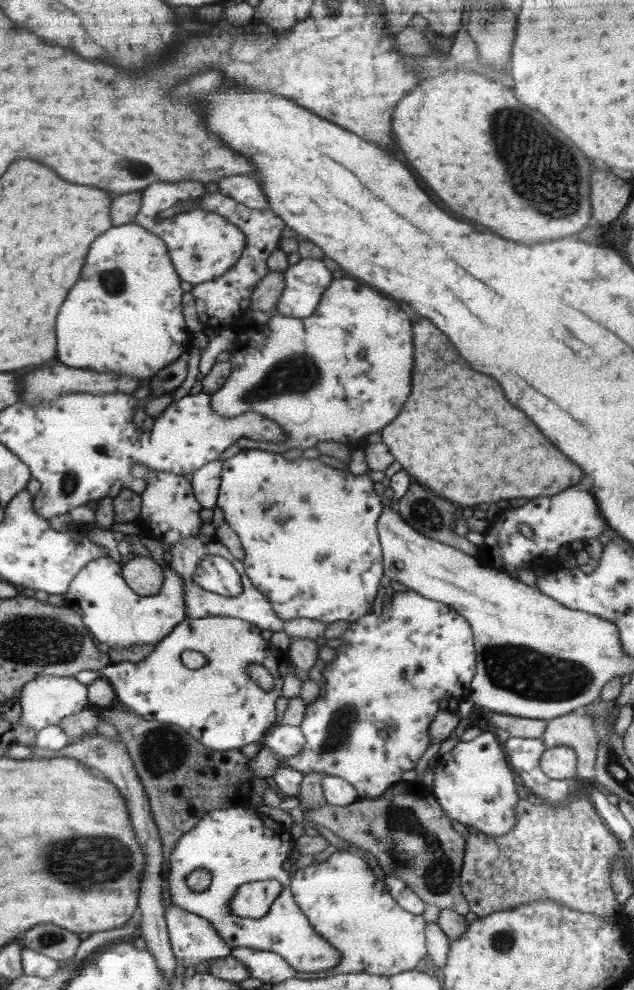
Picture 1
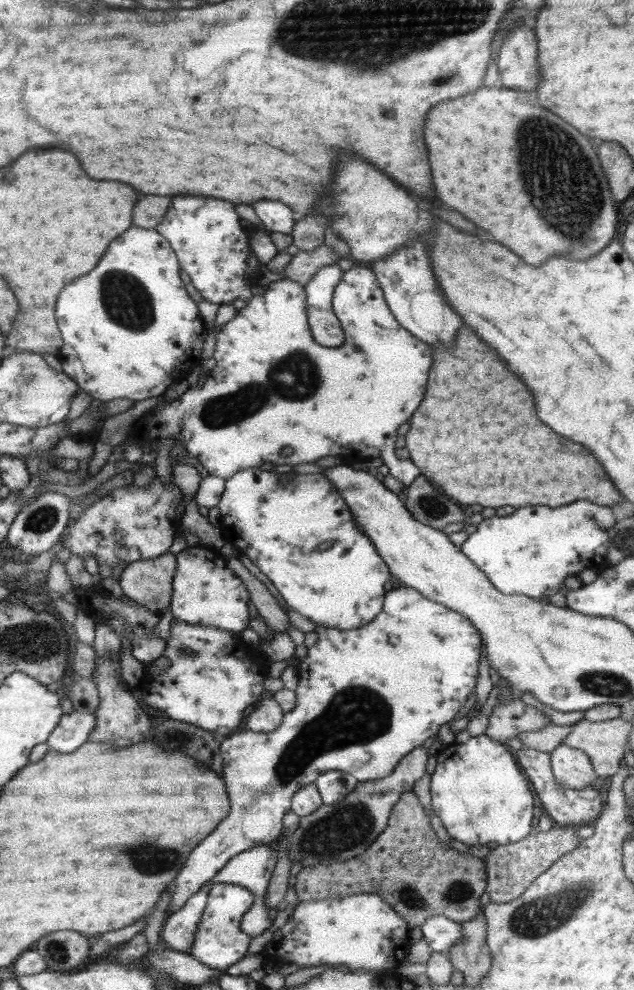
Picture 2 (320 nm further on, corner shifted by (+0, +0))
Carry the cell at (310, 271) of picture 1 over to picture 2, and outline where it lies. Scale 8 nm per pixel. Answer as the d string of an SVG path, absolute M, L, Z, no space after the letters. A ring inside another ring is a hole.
M338 264L323 266L303 286L312 338L322 347L334 348L344 344L344 331L332 306L334 289L342 280L342 275L343 271Z

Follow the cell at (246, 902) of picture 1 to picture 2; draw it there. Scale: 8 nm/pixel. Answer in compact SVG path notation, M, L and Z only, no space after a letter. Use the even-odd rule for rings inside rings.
M227 883L212 885L189 953L202 964L220 971L225 971L235 962L242 960L246 956L252 937L241 929L240 919L252 903L253 894L241 886Z

